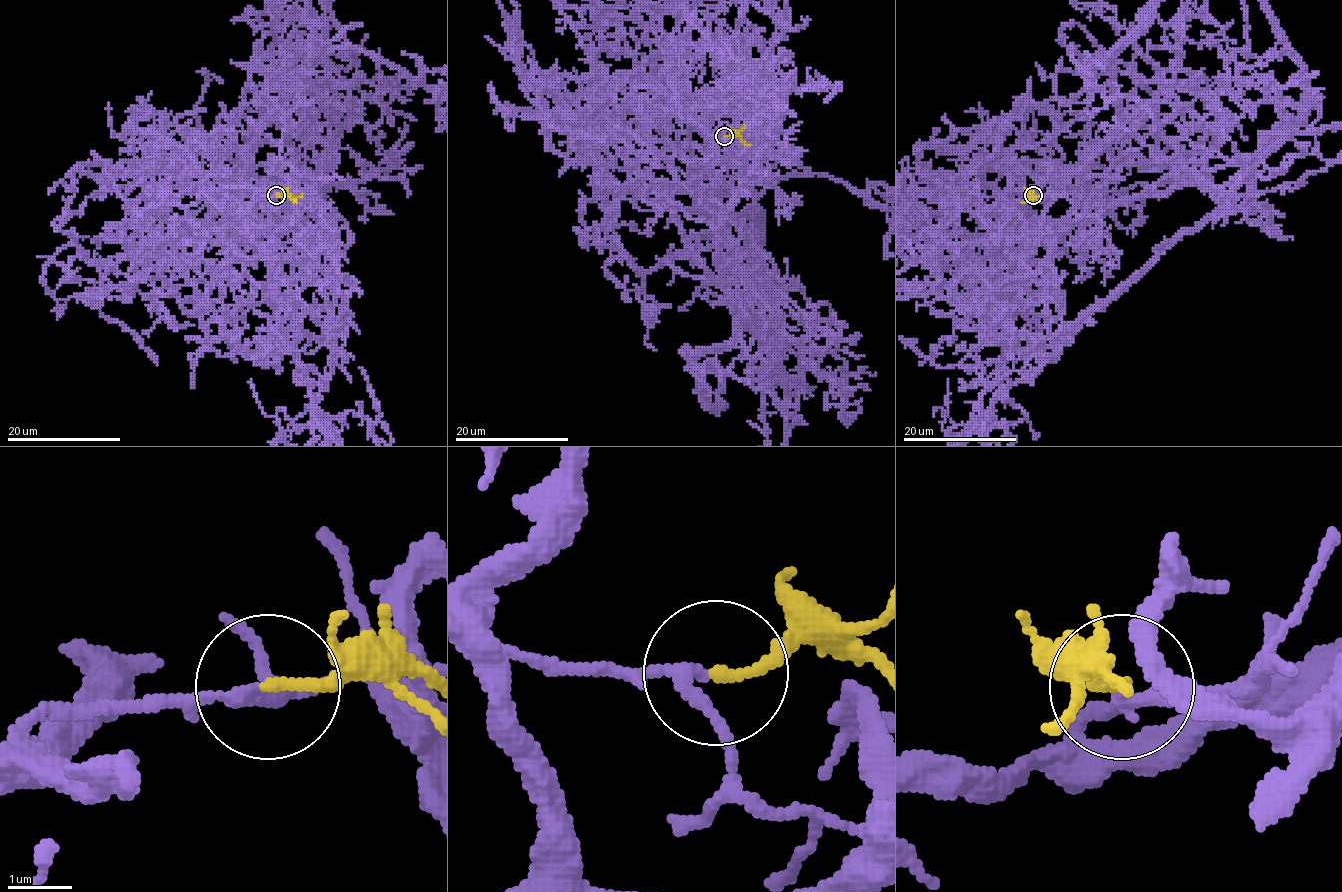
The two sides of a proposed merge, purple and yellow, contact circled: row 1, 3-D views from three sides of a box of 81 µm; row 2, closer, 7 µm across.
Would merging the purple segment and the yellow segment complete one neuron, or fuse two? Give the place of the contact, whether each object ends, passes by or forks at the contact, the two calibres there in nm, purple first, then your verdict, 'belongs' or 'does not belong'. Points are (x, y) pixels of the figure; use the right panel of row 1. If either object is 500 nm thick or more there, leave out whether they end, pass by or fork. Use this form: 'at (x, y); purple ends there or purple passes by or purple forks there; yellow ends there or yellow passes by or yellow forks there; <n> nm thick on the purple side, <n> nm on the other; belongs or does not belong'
at (1033, 195); purple passes by; yellow ends there; 180 nm thick on the purple side, 170 nm on the other; belongs

